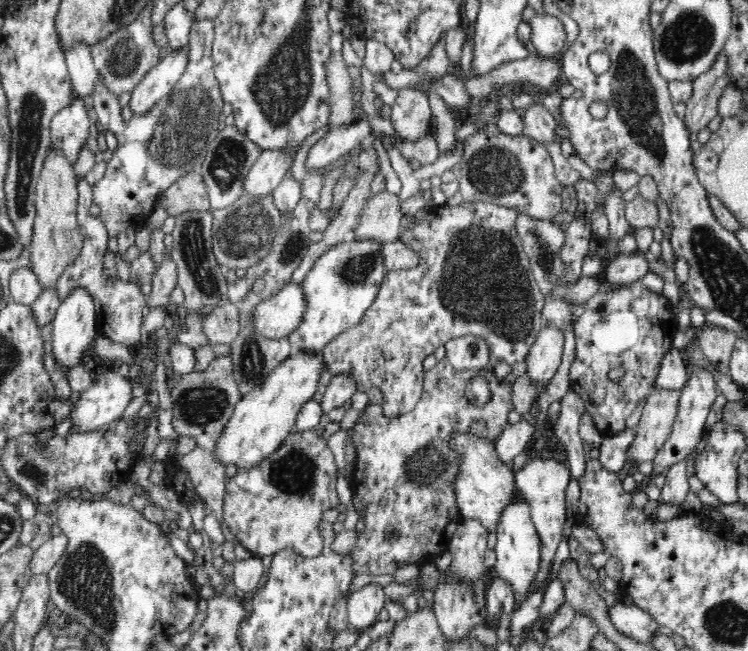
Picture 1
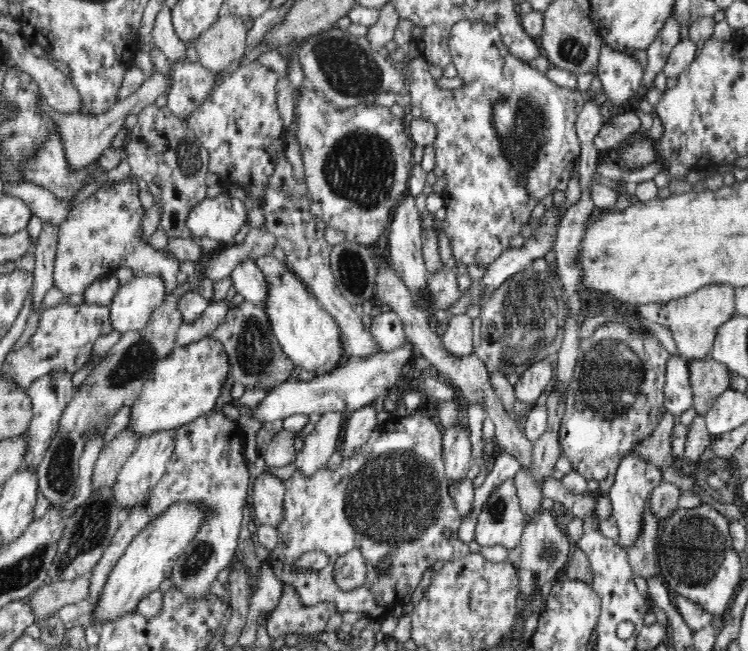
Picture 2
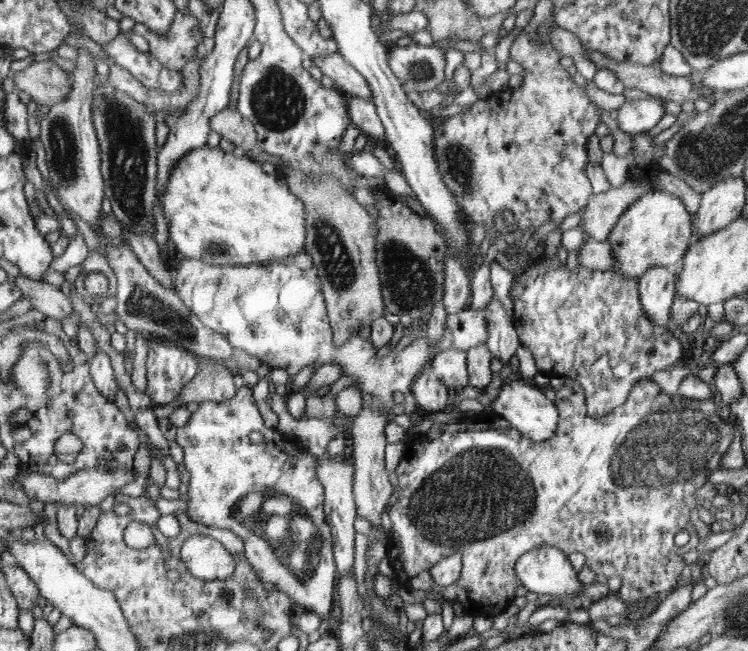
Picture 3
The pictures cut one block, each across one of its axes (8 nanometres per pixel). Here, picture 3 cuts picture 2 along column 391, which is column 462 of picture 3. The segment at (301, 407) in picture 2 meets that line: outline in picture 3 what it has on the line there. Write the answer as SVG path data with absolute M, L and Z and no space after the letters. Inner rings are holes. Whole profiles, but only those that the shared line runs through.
M458 349L441 351L431 362L432 373L444 386L461 390L468 386L467 352Z

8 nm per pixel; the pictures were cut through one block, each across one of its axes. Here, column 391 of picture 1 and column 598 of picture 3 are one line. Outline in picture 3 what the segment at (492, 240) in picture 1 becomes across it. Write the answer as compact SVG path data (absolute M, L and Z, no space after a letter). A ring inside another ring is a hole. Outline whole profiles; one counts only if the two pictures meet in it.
M530 254L528 256L529 259L527 262L524 261L526 263L525 267L522 270L516 271L510 290L510 298L514 303L512 320L516 323L517 336L520 338L521 344L530 349L536 361L536 367L540 372L548 374L551 377L569 377L577 381L585 389L585 395L588 397L588 412L590 417L601 418L609 414L614 408L625 404L624 402L626 402L628 394L630 394L630 388L638 380L644 380L646 378L652 379L652 376L658 370L666 370L666 368L673 366L676 362L683 360L684 356L680 342L674 338L671 330L656 327L651 324L651 321L646 317L645 311L641 306L639 293L637 292L637 284L630 281L627 277L624 277L623 274L590 270L583 268L580 264L577 264L576 268L570 272L570 270L566 270L566 264L562 264L558 258L548 258L542 255L540 258L534 260Z

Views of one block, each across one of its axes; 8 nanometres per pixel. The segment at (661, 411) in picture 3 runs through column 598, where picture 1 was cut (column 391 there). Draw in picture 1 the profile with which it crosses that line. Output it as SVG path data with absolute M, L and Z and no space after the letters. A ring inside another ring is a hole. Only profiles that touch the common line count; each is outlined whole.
M443 359L438 361L434 368L425 372L423 378L423 391L420 397L420 400L417 402L417 406L412 410L412 412L408 412L407 414L396 416L395 418L389 418L384 415L383 407L378 404L369 403L365 410L361 413L361 417L357 420L356 426L350 431L350 435L352 436L353 443L356 448L357 458L354 464L354 470L351 474L349 474L348 479L350 481L350 488L352 488L352 501L355 506L356 512L359 514L360 508L365 506L365 526L363 531L359 532L358 540L356 540L356 544L354 544L354 548L352 548L350 554L348 556L351 558L353 564L354 576L358 574L374 574L374 576L378 576L378 574L393 574L402 566L406 566L408 564L415 565L423 565L427 564L429 561L434 561L436 558L440 556L440 554L447 548L449 544L450 538L452 538L452 534L456 529L456 526L460 524L462 516L460 514L457 502L456 495L454 494L454 487L452 487L452 482L454 482L454 474L458 472L458 455L454 454L454 451L450 450L450 443L447 441L450 440L450 435L452 433L472 433L476 436L486 437L493 445L496 440L498 440L498 436L502 435L504 428L508 423L508 413L513 409L512 403L512 384L505 384L502 381L499 381L496 378L495 373L490 372L488 368L486 368L483 372L476 371L468 371L458 369L452 367L452 364L447 359ZM476 374L485 374L487 382L489 384L489 390L491 391L491 401L489 401L484 410L478 408L475 405L472 405L468 402L468 399L464 397L464 388L468 384L471 377Z

